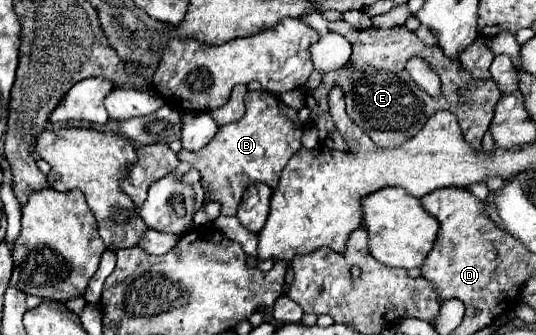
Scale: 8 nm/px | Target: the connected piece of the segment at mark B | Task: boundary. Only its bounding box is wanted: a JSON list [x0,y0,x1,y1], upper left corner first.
[177,91,303,215]

